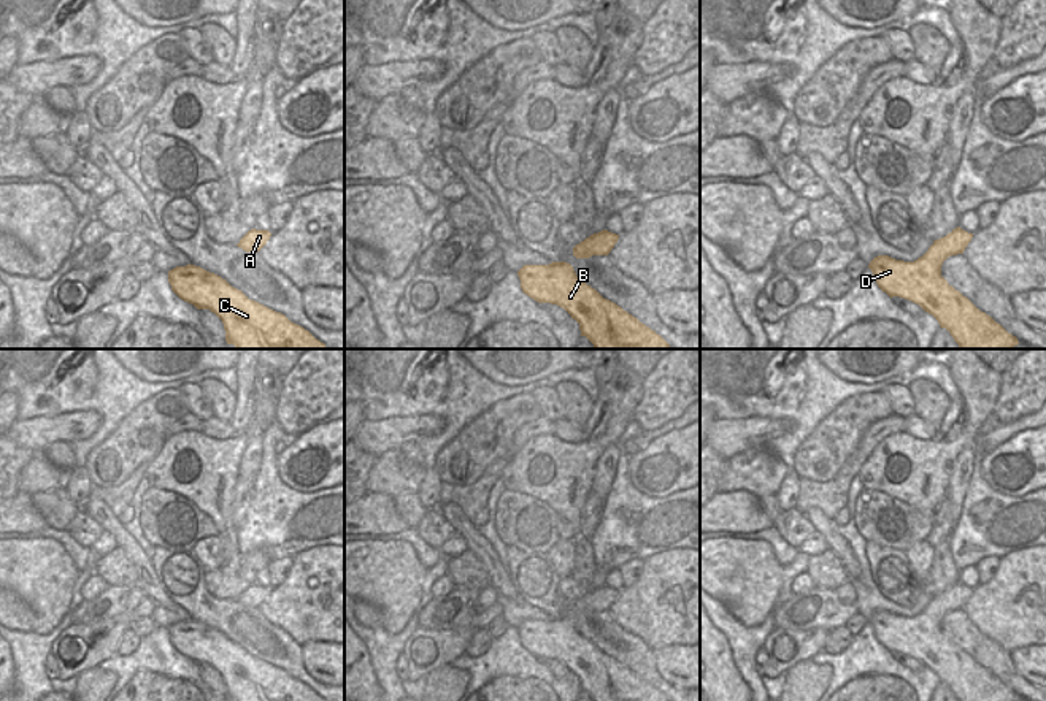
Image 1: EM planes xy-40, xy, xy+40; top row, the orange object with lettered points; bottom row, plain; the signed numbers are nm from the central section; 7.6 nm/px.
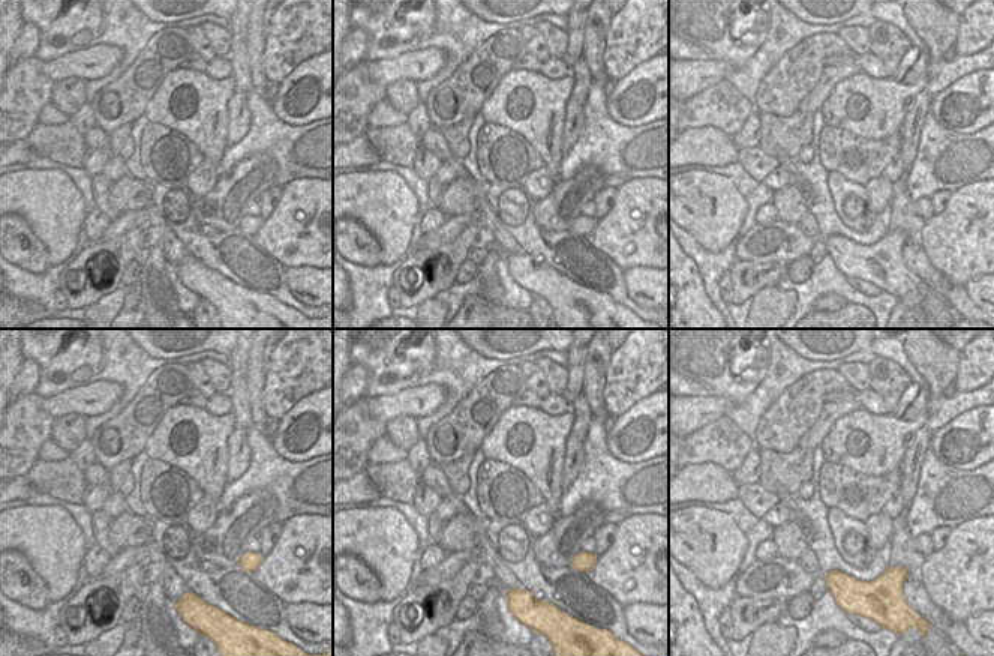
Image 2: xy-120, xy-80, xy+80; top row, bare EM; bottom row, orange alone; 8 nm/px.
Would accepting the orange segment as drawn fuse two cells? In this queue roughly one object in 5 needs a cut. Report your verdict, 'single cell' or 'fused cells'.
single cell

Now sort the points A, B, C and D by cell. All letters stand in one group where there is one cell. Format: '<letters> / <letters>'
A B C D

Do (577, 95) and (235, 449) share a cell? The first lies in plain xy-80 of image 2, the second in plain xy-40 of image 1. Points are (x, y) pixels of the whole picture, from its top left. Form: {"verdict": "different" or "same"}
{"verdict": "different"}

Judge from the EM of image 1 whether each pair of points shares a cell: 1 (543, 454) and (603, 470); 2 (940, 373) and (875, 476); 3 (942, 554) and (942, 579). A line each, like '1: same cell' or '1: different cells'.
1: different cells
2: different cells
3: same cell

